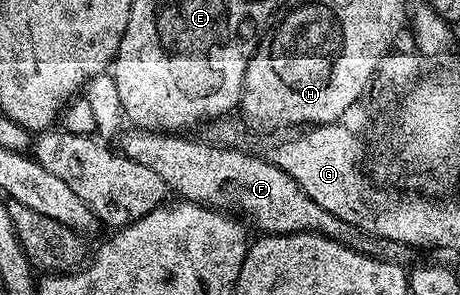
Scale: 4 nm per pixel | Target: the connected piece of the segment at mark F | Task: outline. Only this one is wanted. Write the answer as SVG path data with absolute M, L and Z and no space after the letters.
M130 127L125 130L120 142L126 157L154 169L169 190L177 192L180 194L177 196L187 202L215 209L238 209L265 234L289 235L292 232L316 231L347 246L355 246L359 242L361 228L321 209L300 189L294 178L269 158L252 155L241 148L218 147L202 139L194 141L186 138L190 137Z

